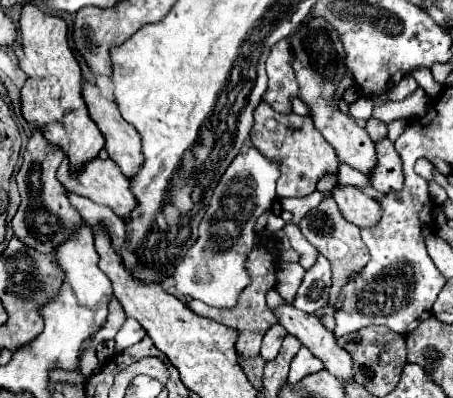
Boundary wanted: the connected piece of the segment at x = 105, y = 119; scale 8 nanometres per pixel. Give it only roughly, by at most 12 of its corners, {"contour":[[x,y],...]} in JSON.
{"contour":[[82,83],[108,157],[132,177],[142,165],[138,131],[98,85]]}

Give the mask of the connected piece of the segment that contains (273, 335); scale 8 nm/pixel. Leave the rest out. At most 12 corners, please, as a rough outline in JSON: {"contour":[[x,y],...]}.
{"contour":[[272,325],[264,339],[260,355],[270,361],[278,355],[286,329]]}

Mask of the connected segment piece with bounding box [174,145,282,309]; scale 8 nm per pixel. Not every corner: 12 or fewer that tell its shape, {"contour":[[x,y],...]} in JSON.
{"contour":[[282,161],[230,163],[174,281],[218,309],[250,283],[254,223]]}

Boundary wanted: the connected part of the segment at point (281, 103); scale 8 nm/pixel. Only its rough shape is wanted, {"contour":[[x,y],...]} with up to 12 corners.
{"contour":[[288,39],[278,41],[266,63],[264,101],[290,113],[298,95]]}

